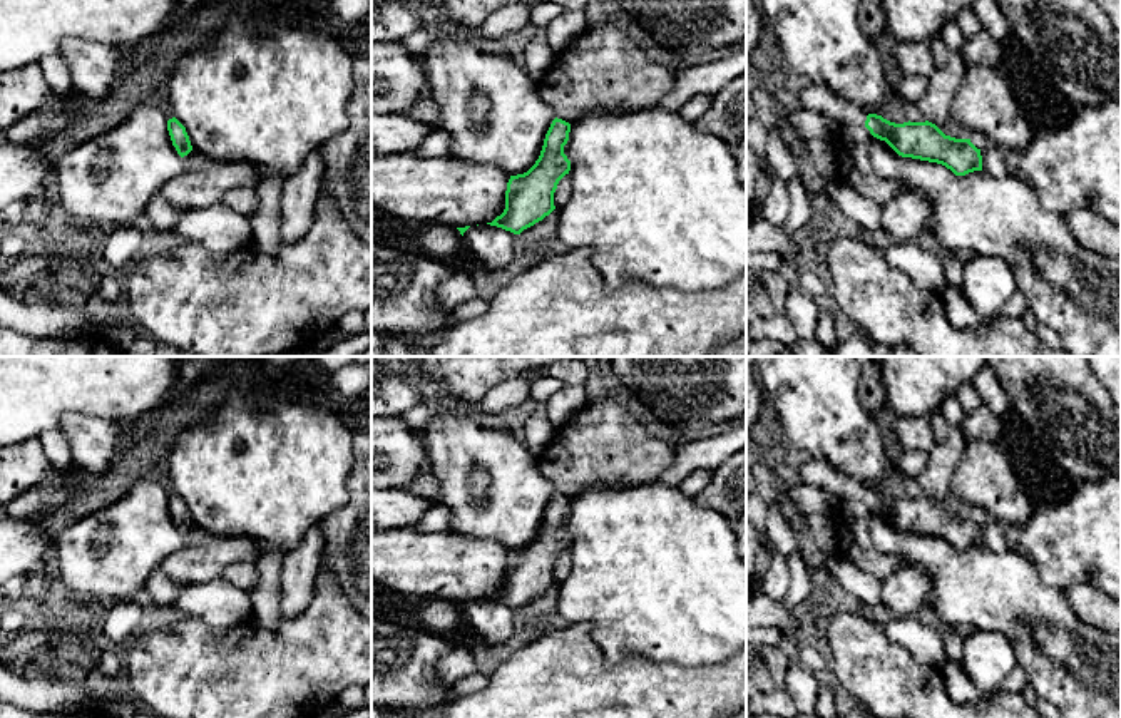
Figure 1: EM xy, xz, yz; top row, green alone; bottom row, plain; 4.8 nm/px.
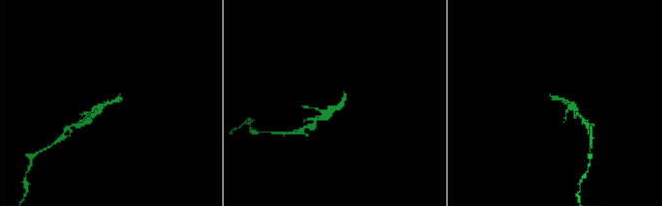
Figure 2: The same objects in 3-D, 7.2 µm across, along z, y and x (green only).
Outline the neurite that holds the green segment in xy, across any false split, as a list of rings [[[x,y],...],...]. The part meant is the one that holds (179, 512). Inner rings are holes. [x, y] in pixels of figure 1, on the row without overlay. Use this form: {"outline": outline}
{"outline": [[[176,494],[167,495],[167,505],[186,542],[171,552],[161,571],[174,581],[202,584],[221,577],[228,566],[258,559],[258,544],[248,537],[219,537],[202,531],[191,521],[186,502]]]}

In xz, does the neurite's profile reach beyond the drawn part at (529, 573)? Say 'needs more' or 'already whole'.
needs more

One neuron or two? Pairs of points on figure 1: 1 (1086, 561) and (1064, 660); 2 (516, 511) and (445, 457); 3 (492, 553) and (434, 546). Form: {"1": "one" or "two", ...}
{"1": "two", "2": "one", "3": "one"}

